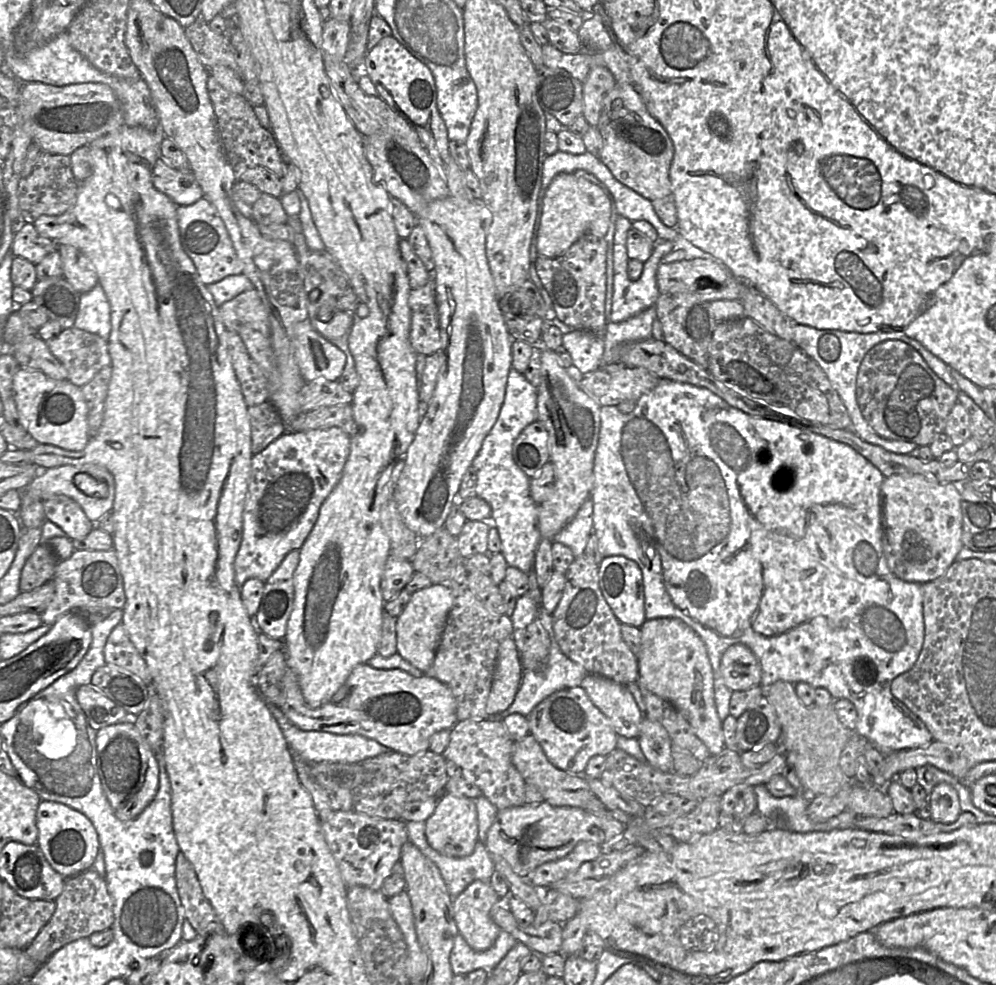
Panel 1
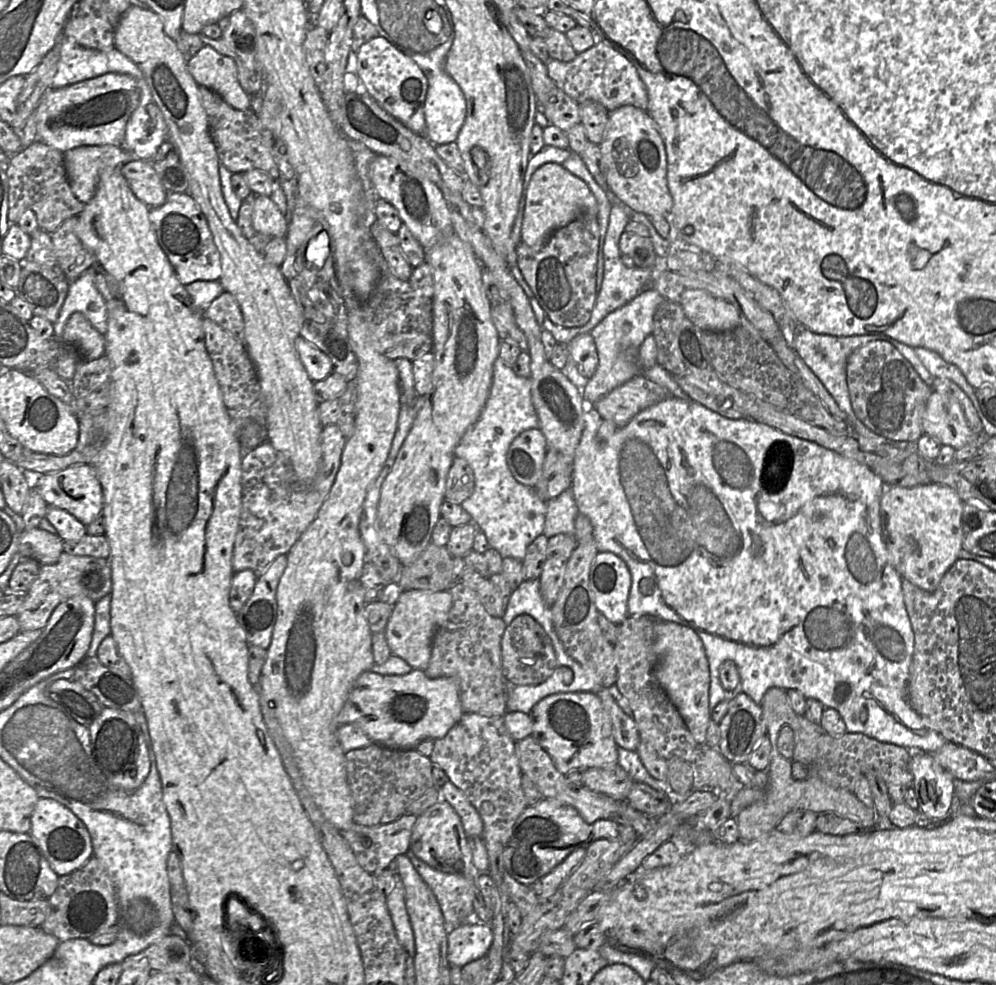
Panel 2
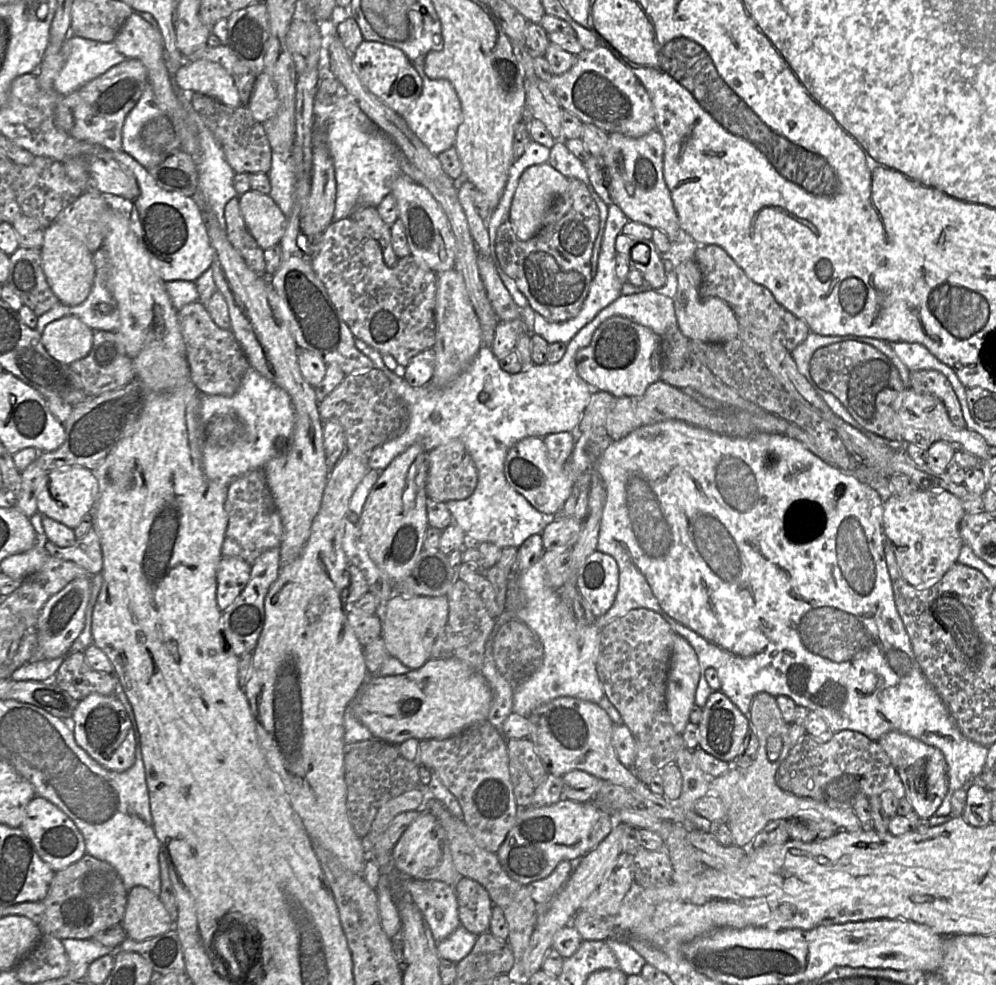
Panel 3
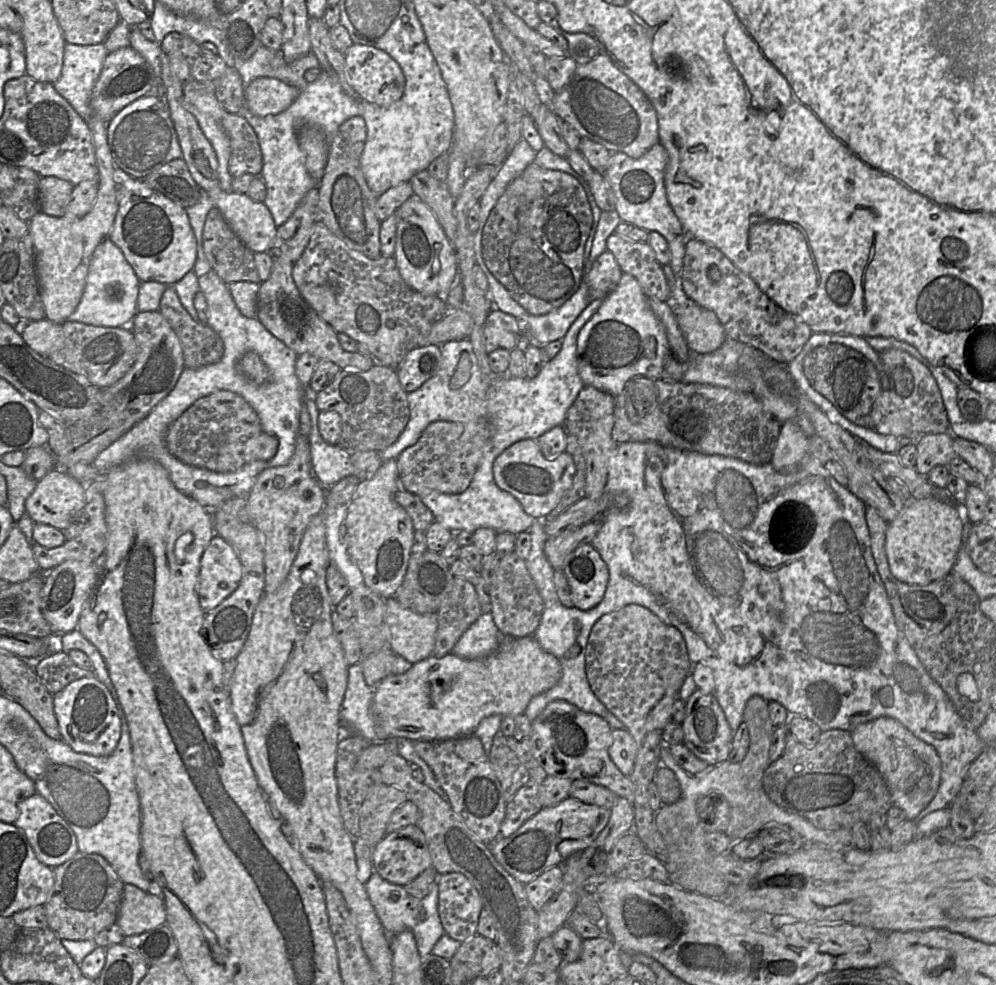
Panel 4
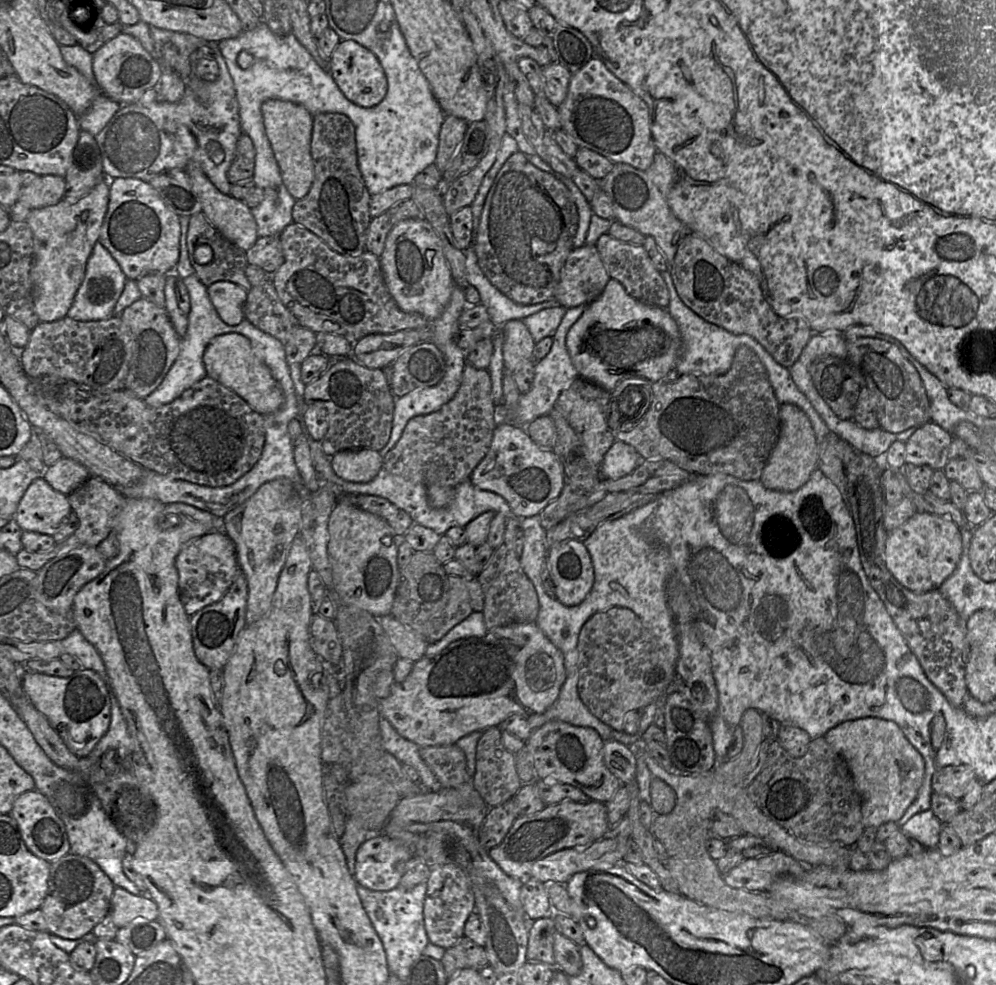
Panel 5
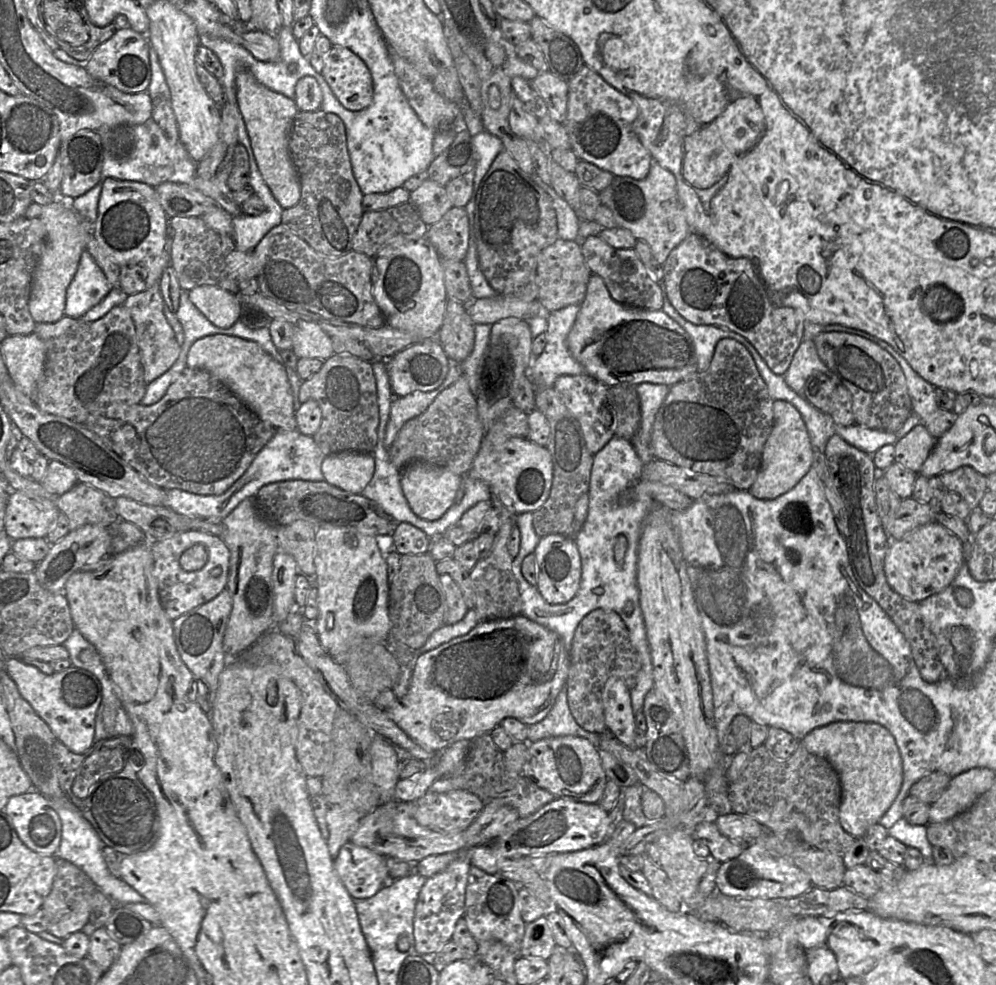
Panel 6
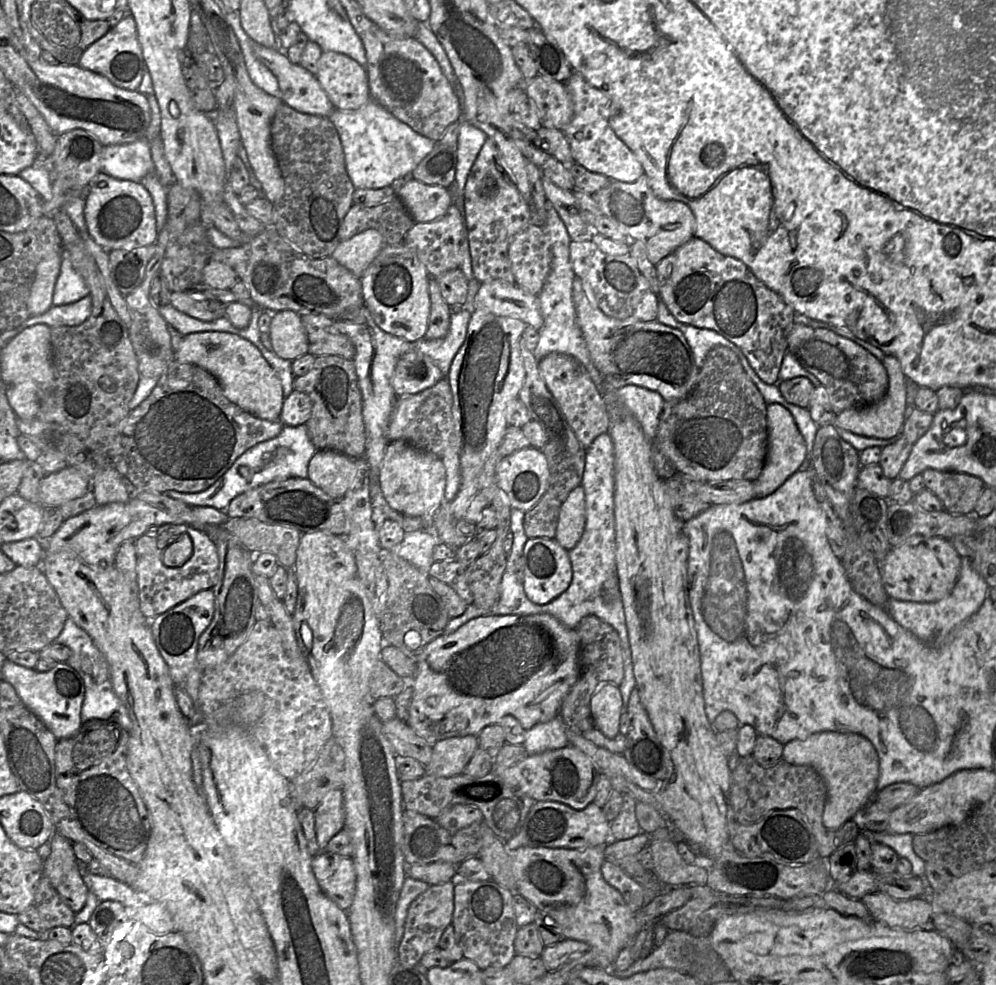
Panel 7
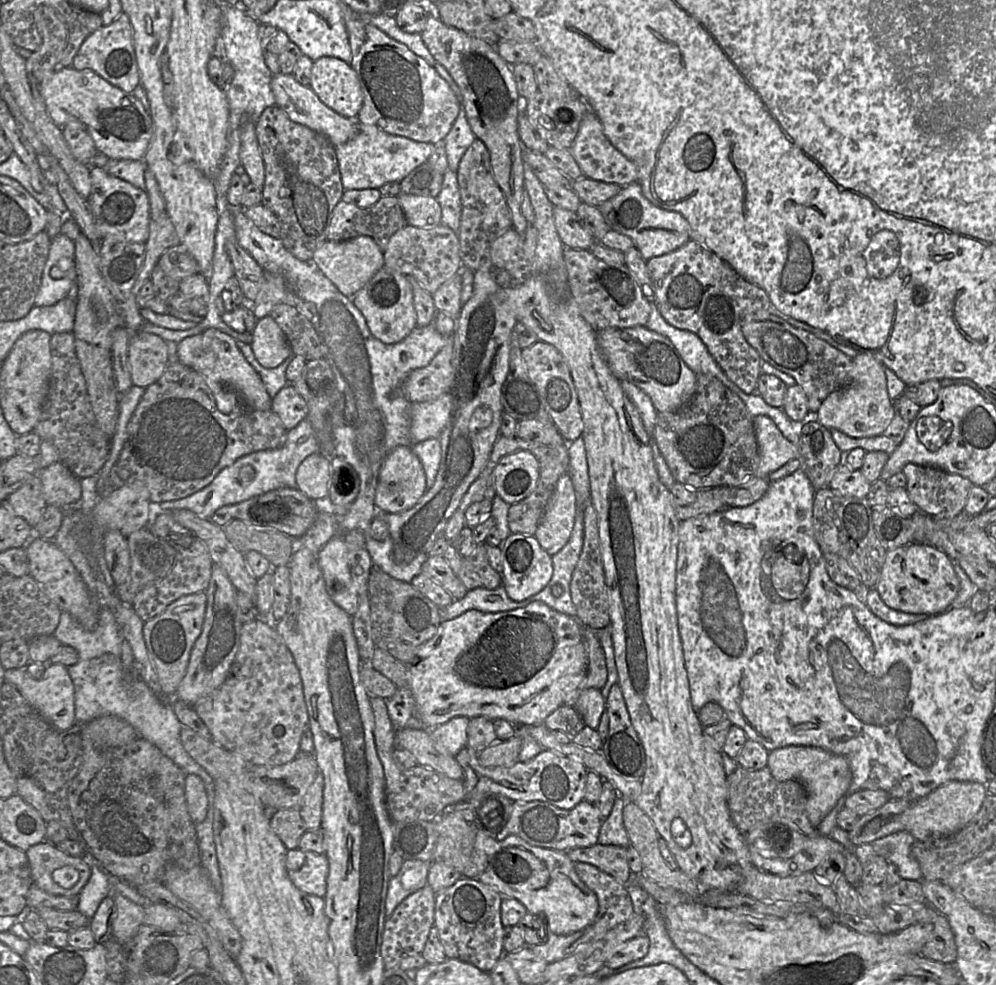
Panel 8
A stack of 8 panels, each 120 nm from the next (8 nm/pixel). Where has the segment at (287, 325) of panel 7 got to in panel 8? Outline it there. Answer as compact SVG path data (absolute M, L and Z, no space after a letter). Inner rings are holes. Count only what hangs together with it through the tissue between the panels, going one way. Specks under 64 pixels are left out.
M269 315L257 322L251 348L258 363L268 369L279 366L293 355L284 332Z

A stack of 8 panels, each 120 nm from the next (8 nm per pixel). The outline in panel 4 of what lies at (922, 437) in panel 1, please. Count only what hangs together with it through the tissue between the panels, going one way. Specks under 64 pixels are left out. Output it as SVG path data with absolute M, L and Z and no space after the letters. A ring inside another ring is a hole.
M839 343L812 349L804 358L804 373L812 387L852 423L874 429L872 406L881 391L875 364L857 350Z

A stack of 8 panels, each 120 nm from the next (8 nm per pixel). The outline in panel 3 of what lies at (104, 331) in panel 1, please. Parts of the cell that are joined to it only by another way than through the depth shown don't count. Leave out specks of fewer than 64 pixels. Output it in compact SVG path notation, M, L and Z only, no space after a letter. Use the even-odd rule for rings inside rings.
M99 248L92 255L95 275L87 298L76 306L67 306L58 301L50 311L38 316L37 331L42 332L48 323L64 316L75 316L92 330L117 330L119 309L115 298L106 287L105 251Z

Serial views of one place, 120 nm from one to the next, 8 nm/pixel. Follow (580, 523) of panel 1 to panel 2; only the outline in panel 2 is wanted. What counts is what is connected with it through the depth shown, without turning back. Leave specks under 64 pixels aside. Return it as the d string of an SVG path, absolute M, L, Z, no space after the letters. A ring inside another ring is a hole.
M570 489L546 503L544 532L547 538L557 534L575 535L575 518L579 509Z

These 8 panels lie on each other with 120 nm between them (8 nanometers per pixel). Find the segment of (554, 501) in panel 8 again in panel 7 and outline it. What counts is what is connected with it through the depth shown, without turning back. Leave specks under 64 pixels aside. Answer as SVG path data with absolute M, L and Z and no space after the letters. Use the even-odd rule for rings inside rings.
M581 486L573 489L562 503L554 539L571 550L581 538L585 526L585 495Z

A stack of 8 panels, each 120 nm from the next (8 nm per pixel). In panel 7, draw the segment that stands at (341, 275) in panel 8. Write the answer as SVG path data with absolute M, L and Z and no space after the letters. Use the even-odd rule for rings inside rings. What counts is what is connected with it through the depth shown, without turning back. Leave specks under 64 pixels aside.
M366 230L353 238L341 241L331 257L361 278L373 260L386 246L376 230Z

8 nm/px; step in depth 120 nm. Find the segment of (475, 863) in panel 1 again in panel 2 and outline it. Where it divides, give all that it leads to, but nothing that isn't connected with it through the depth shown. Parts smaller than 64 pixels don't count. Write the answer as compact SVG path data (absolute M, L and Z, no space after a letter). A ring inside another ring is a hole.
M414 854L408 855L421 878L434 893L448 930L475 919L473 900L478 892L475 878L439 871Z

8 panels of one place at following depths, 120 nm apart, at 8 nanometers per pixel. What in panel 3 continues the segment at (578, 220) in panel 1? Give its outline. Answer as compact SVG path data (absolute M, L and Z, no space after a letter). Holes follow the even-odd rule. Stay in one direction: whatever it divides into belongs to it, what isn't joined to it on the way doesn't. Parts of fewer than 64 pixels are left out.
M548 162L531 166L523 172L518 181L509 212L509 222L520 240L529 240L538 233L548 212L564 195L568 187L569 179Z

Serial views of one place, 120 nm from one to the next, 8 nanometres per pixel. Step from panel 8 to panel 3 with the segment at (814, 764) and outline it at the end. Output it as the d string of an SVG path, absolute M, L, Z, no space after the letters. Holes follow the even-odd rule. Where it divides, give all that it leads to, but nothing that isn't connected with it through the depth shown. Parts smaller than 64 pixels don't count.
M897 731L886 733L877 742L898 773L905 789L905 797L911 803L914 812L920 818L929 819L935 816L948 790L947 764L942 752Z

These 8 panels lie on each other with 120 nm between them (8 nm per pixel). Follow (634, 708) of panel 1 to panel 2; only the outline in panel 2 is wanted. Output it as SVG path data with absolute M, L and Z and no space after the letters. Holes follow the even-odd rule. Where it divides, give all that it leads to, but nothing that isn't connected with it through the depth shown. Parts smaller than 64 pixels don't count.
M607 688L597 692L605 712L612 723L612 730L618 747L637 751L640 736L636 722L632 716L626 714Z

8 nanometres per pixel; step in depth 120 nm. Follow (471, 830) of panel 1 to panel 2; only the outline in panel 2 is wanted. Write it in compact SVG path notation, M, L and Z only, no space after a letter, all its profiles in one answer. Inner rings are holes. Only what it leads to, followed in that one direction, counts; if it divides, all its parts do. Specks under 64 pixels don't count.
M444 800L417 816L408 853L414 854L429 866L442 872L462 874L467 878L476 878L479 874L472 862L472 852L461 819L451 804Z

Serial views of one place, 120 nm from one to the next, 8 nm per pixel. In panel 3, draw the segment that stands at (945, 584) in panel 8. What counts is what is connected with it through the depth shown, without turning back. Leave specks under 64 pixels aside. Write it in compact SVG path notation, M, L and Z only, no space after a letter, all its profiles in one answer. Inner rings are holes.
M917 490L906 497L892 495L884 502L882 528L902 577L915 588L938 581L957 562L963 540L960 523L965 510L946 491Z

